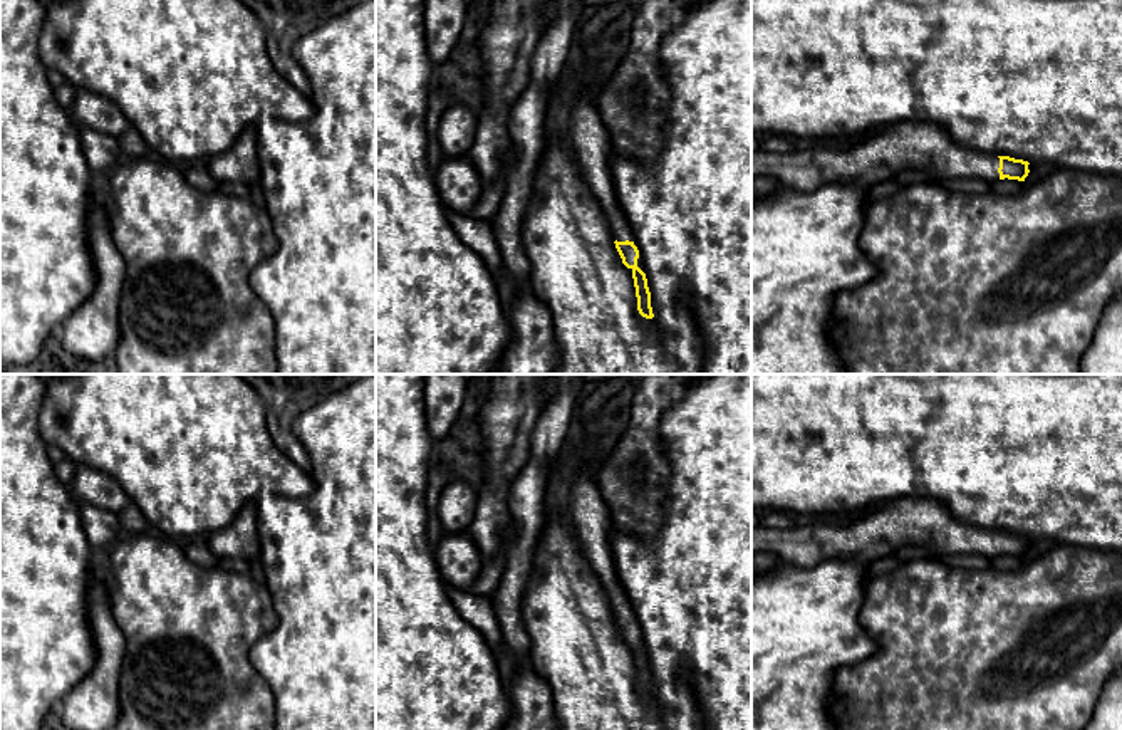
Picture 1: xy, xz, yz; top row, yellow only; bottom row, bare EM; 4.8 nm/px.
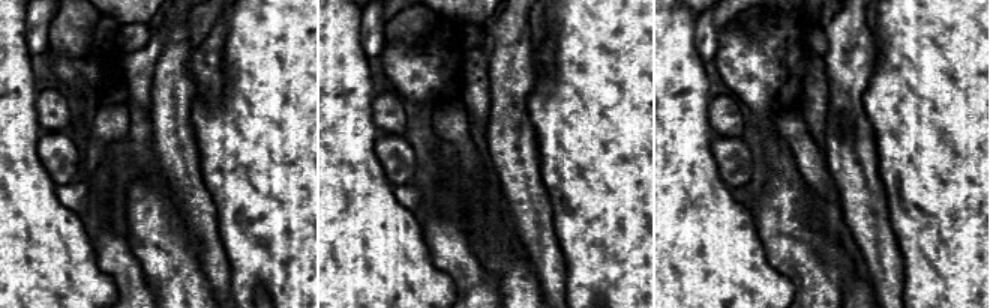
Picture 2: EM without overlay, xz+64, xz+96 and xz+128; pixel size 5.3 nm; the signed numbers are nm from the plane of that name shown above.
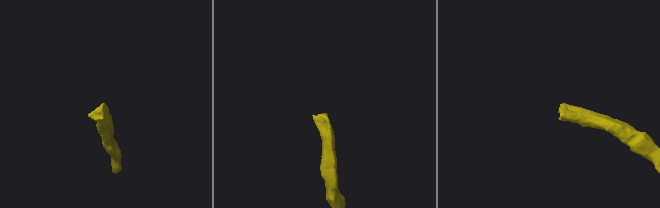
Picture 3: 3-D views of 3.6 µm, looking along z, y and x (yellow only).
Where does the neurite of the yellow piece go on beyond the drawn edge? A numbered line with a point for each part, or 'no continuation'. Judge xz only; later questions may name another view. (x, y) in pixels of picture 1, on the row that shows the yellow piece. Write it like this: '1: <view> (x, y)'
1: xz (589, 136)

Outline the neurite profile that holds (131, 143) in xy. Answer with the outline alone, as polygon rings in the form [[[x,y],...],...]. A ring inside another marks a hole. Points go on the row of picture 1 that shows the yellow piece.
[[[132,126],[119,136],[119,148],[124,159],[146,158],[151,151],[141,133]]]

